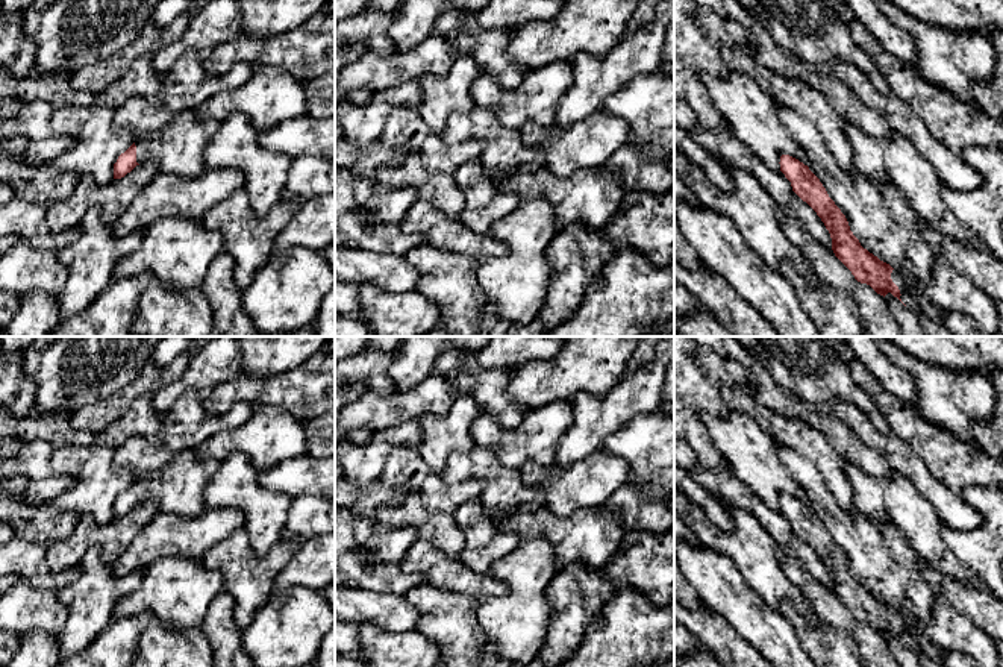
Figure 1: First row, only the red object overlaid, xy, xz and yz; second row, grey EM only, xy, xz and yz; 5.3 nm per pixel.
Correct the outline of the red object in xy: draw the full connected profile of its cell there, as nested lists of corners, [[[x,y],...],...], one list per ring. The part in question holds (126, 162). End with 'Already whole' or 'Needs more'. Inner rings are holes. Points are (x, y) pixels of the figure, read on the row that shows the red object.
[[[182,111],[170,123],[136,139],[114,164],[114,179],[121,179],[136,165],[155,161],[159,171],[185,179],[198,177],[205,168],[206,144],[221,123],[198,118],[195,111]]]. Needs more

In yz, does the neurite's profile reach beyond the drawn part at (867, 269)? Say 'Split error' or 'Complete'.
Split error

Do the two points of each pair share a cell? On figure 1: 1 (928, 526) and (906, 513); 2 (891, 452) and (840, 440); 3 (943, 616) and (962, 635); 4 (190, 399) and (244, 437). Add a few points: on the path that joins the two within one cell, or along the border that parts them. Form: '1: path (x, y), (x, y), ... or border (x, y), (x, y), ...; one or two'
1: path (923, 526), (911, 514); one
2: border (843, 422), (893, 469); two
3: path (947, 620), (958, 631); one
4: border (255, 407), (241, 425), (223, 429), (200, 444); two

